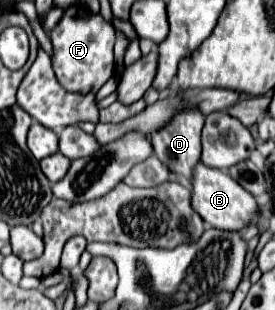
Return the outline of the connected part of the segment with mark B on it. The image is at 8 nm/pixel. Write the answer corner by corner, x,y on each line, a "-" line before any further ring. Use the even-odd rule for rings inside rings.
198,163
194,167
192,199
190,201
192,201
192,209
198,211
202,221
214,229
240,231
258,215
258,205
256,205
254,197
242,185
238,185
228,173
222,173
218,169
210,169
202,163

